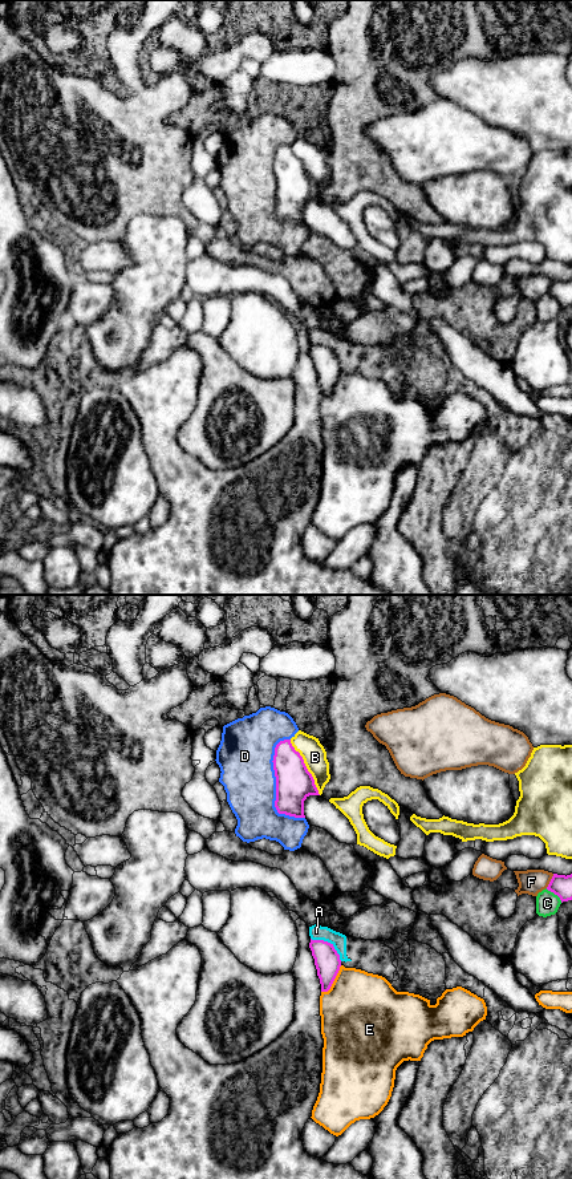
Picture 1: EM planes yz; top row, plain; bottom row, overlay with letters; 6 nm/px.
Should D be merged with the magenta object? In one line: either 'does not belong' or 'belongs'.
does not belong

